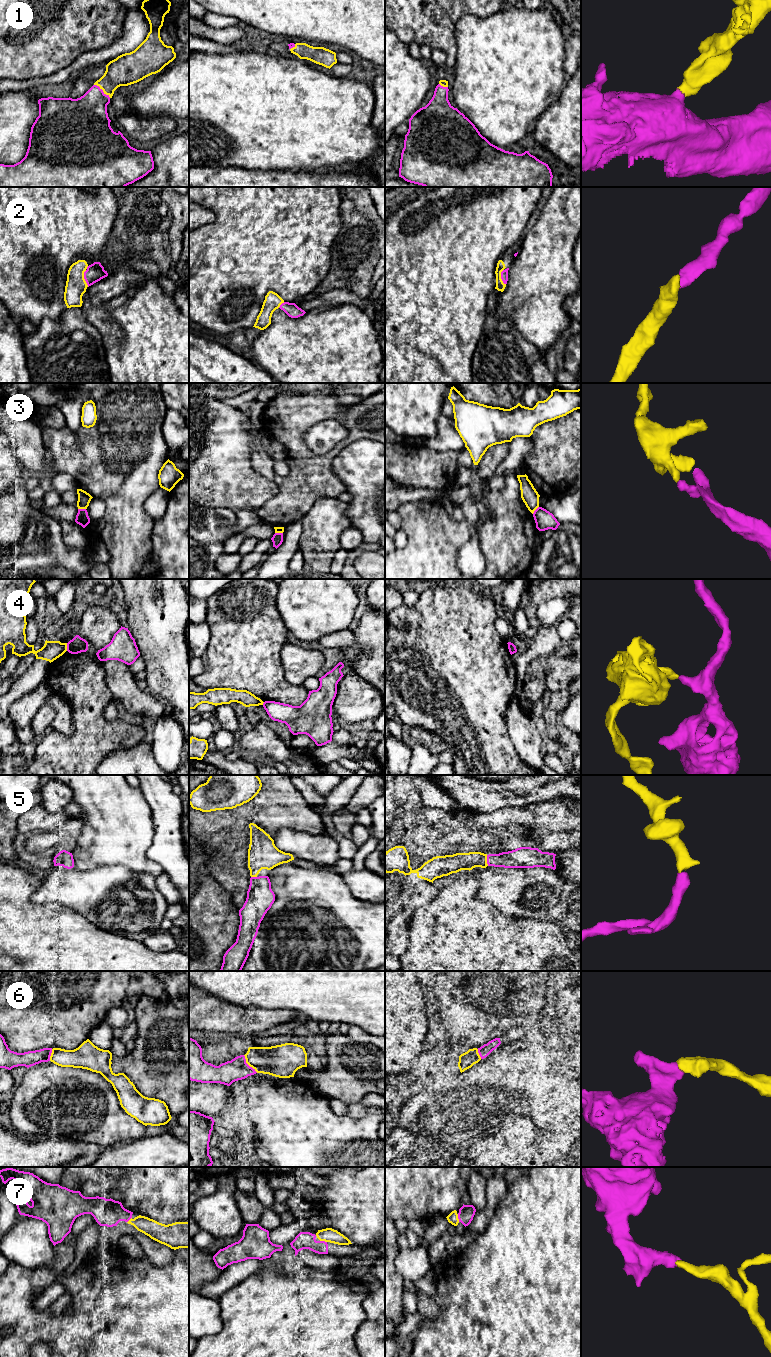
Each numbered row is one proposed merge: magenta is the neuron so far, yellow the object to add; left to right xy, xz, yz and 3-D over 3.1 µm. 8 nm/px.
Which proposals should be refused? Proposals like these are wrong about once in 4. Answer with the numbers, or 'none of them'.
3, 4

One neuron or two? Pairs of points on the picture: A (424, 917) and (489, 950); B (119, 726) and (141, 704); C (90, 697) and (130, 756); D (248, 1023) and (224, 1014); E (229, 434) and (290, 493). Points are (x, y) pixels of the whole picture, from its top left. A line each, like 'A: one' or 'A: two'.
A: one
B: two
C: two
D: one
E: two

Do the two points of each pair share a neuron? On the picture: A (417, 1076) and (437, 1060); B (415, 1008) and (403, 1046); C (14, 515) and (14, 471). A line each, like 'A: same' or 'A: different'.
A: same
B: same
C: different

